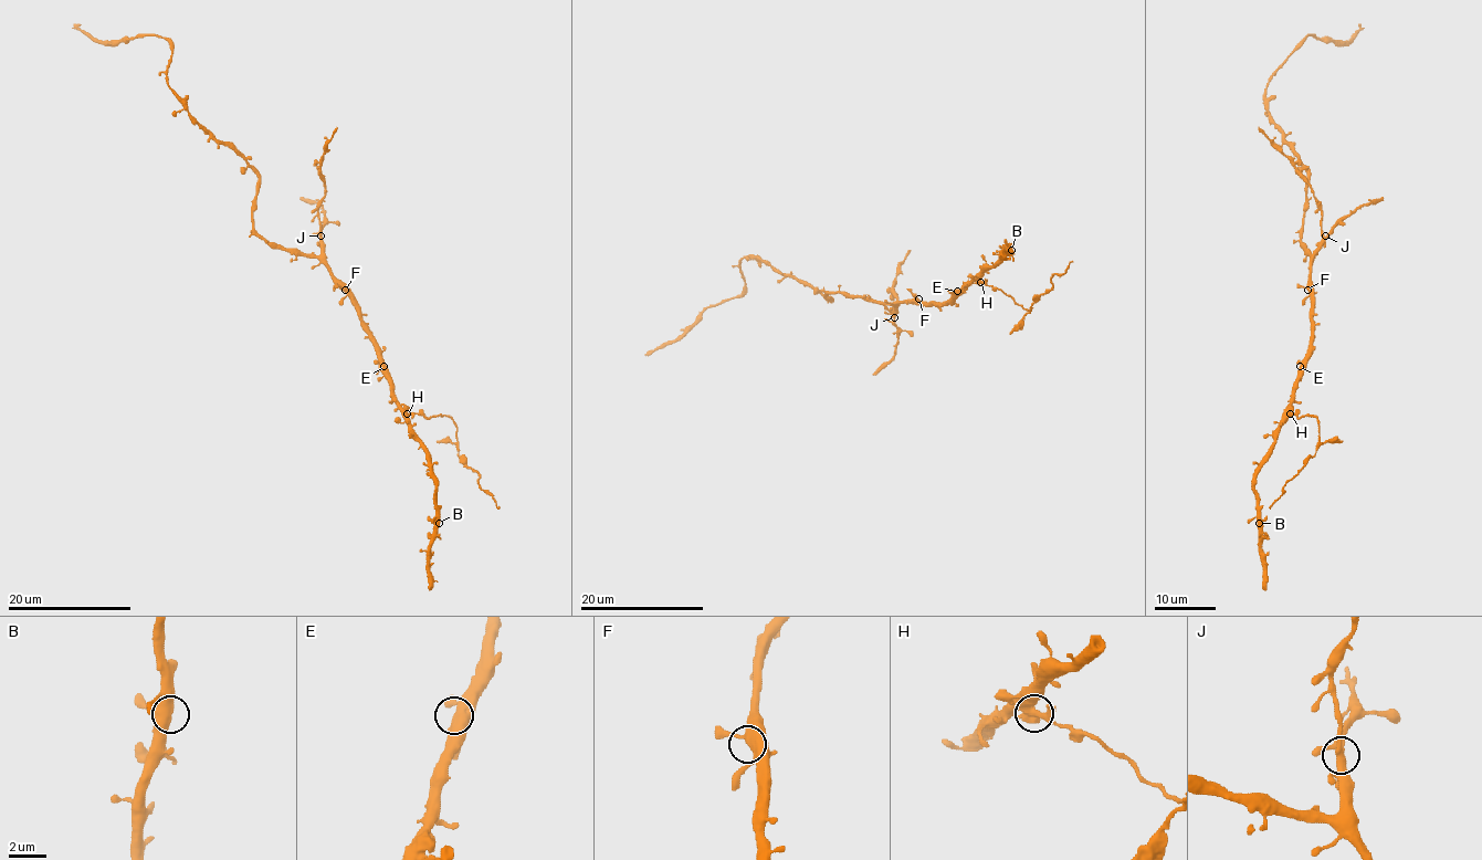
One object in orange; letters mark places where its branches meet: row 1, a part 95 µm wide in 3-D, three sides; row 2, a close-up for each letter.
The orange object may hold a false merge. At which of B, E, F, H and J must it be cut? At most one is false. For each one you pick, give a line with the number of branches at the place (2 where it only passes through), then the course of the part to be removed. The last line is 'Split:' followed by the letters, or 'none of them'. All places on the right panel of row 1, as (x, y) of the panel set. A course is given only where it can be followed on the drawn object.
H: branches 4; course (1290, 415), (1313, 416), (1320, 427), (1320, 440), (1315, 454), (1285, 483), (1282, 494), (1269, 507)
Split: H

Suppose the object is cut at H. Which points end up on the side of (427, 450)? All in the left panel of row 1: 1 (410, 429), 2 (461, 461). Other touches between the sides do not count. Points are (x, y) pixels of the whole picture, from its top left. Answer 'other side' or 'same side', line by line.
1: same side
2: other side

